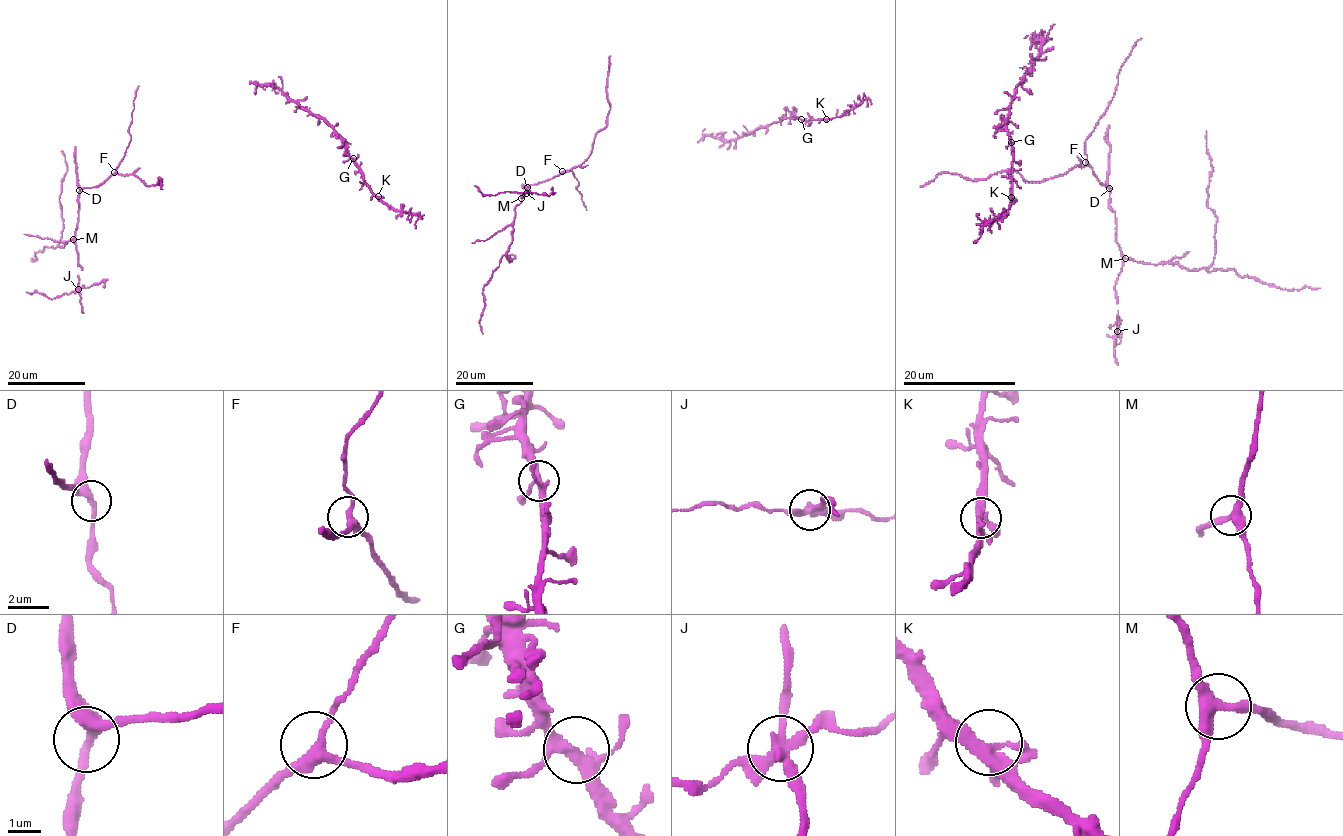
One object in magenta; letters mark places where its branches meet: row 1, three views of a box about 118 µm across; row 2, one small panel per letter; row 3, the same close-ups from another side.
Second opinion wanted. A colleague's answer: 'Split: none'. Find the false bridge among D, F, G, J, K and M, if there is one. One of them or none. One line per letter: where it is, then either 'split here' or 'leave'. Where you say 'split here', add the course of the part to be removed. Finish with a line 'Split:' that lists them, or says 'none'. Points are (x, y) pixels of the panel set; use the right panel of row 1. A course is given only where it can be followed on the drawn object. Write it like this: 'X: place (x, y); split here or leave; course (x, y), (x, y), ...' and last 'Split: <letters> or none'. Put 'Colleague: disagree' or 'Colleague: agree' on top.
Colleague: disagree
D: place (1109, 188); leave
F: place (1085, 162); leave
G: place (1011, 142); leave
J: place (1117, 331); split here; course (1116, 331), (1116, 345), (1121, 336), (1109, 337), (1107, 334)
K: place (1011, 197); leave
M: place (1125, 258); leave
Split: J

